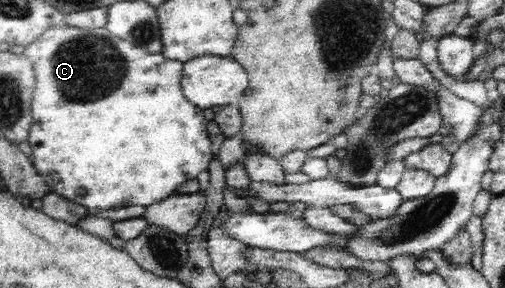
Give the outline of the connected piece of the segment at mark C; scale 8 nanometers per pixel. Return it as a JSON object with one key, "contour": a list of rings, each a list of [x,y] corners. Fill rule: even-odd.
{"contour":[[[69,24],[51,26],[27,44],[24,55],[31,61],[36,76],[36,86],[31,108],[33,125],[27,142],[32,148],[32,162],[39,175],[47,180],[52,193],[63,196],[71,202],[82,204],[88,210],[105,210],[105,208],[123,208],[123,206],[144,206],[155,204],[176,194],[179,186],[188,180],[195,179],[201,172],[207,171],[212,160],[211,140],[207,126],[209,121],[204,116],[203,108],[187,100],[181,86],[184,63],[171,60],[159,54],[151,54],[146,48],[135,46],[132,42],[113,36],[106,27],[97,29],[77,28]]]}

